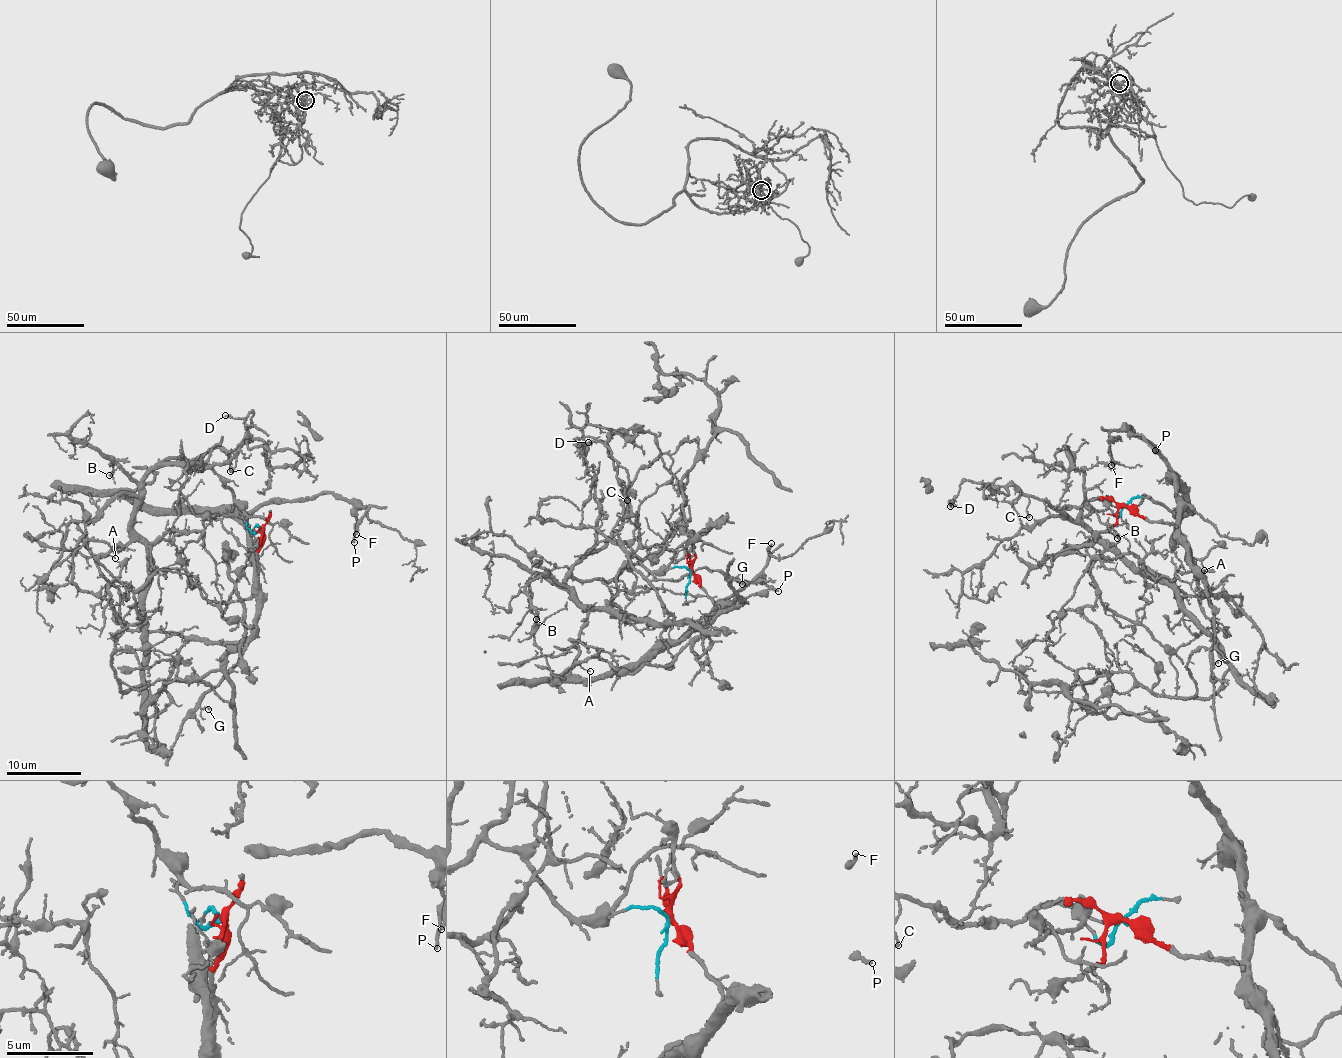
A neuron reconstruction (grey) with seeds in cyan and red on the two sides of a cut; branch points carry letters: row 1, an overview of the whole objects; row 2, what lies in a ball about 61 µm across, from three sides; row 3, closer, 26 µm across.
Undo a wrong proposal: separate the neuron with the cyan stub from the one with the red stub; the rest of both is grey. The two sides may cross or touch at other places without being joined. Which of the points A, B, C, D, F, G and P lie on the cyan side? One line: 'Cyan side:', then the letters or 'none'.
Cyan side: B, C, D

